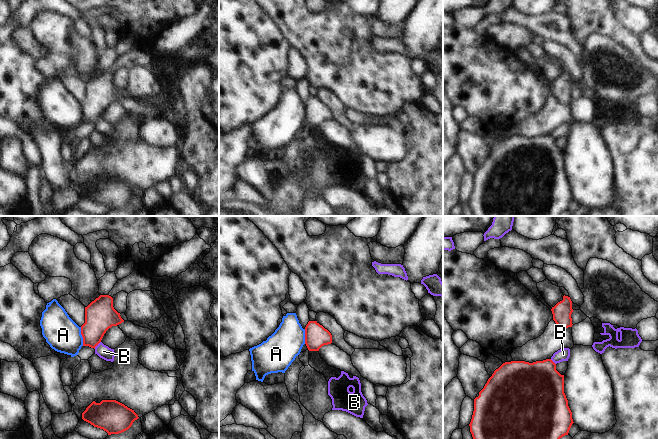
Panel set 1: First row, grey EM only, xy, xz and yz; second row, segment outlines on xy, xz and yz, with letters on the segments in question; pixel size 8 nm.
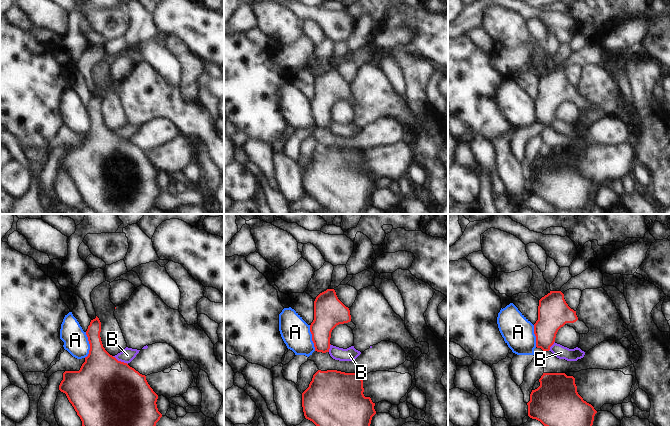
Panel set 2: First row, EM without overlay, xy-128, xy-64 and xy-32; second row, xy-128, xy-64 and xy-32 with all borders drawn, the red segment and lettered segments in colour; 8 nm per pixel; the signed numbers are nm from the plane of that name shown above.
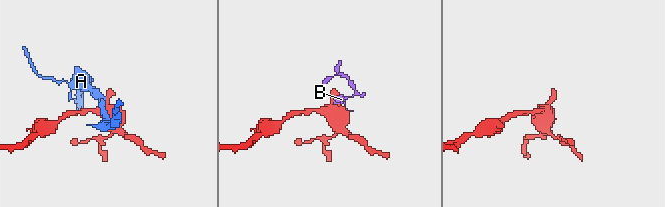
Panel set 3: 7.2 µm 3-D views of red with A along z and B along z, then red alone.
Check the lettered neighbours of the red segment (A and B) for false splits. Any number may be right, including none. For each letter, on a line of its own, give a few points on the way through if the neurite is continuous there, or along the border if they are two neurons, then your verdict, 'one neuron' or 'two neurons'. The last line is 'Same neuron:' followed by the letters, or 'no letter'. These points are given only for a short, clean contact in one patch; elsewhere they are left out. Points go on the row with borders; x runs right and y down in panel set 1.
A: two neurons
B: along xy (100, 341), (94, 348) | two neurons
Same neuron: no letter

